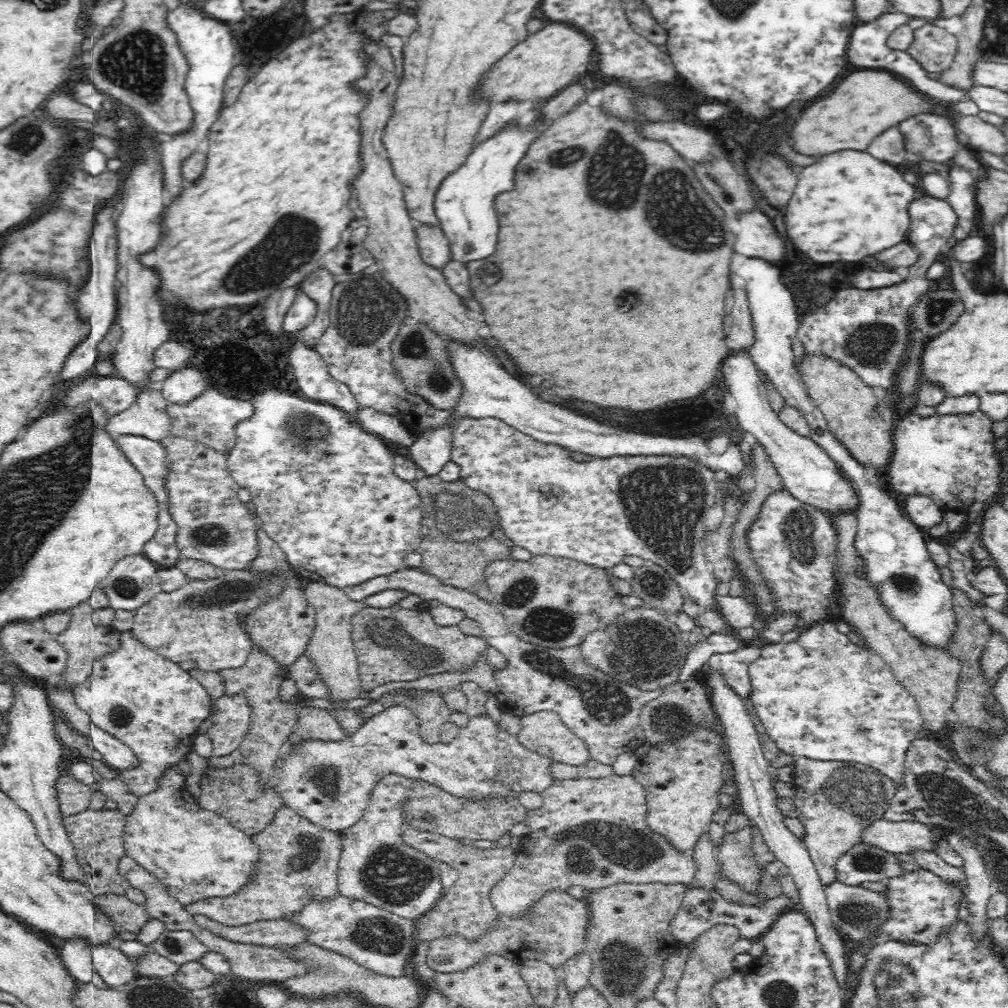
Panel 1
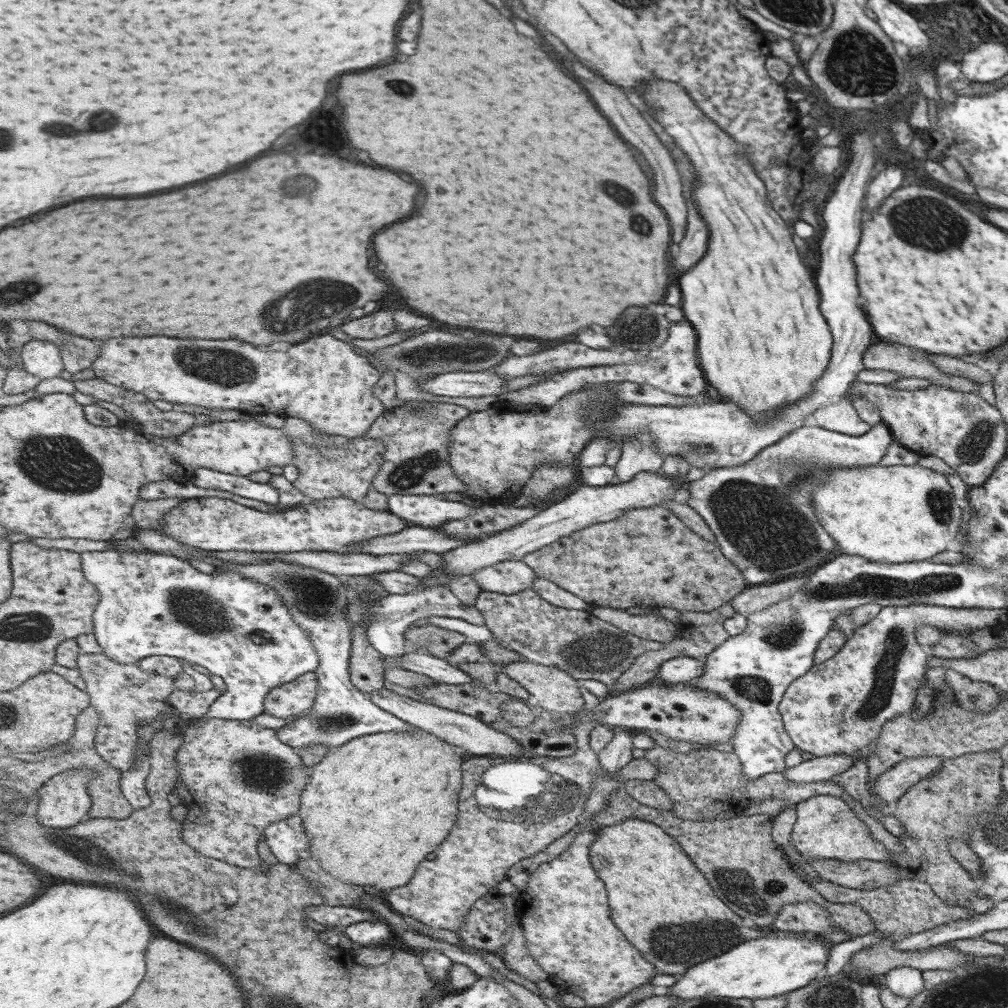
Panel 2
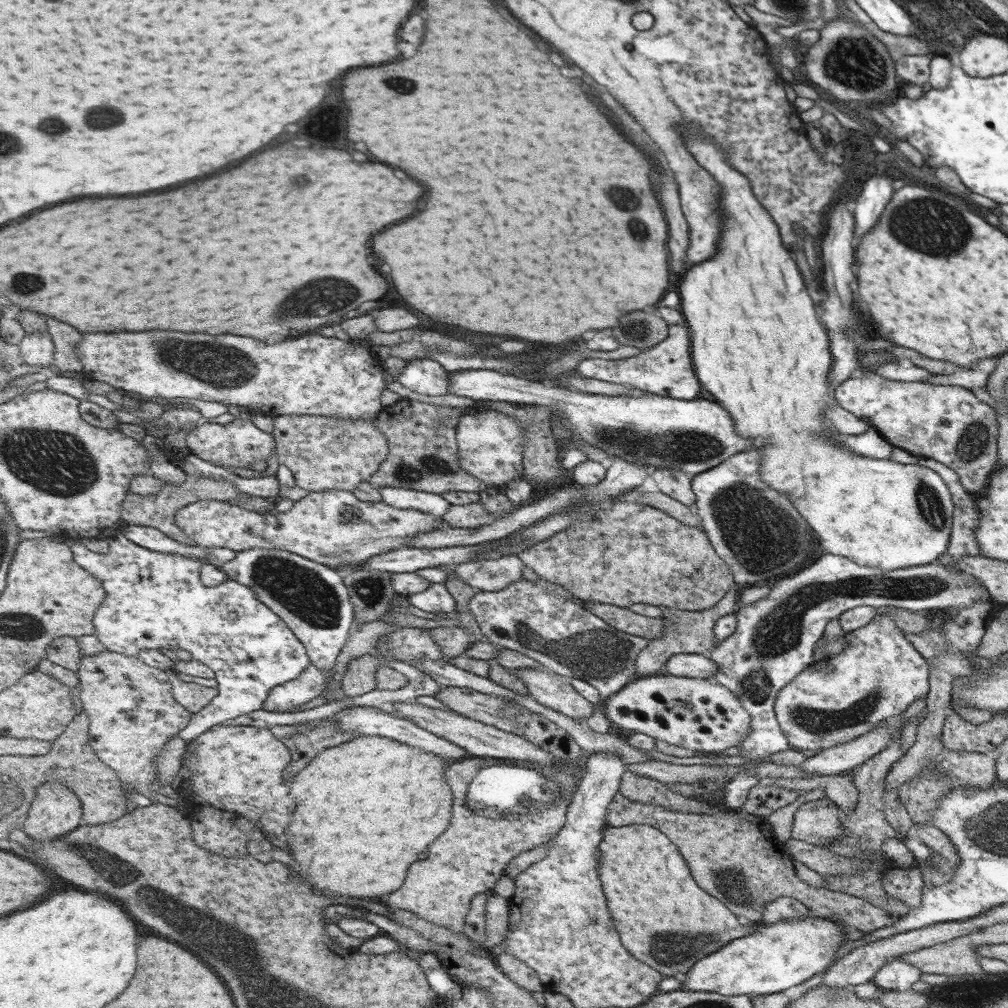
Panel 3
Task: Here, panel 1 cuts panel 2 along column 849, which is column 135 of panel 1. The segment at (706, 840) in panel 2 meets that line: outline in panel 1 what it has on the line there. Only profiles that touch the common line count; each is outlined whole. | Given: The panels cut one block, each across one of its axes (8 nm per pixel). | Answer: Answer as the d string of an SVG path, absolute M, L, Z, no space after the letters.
M102 894L94 897L94 905L107 918L113 918L114 924L121 930L140 933L142 927L150 920L145 906L134 904L131 900L119 894Z

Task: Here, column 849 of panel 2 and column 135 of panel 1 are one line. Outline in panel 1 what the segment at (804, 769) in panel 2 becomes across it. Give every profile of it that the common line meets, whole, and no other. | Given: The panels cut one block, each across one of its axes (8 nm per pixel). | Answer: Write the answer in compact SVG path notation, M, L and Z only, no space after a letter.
M91 722L90 726L90 746L103 756L102 760L108 767L114 768L119 773L137 768L138 758L124 742L118 741L106 730L98 728L94 722Z

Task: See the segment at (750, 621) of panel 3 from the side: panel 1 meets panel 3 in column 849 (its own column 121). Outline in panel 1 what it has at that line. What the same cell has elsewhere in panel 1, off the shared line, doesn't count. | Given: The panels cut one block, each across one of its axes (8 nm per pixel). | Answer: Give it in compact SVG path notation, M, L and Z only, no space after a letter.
M144 554L130 555L114 564L98 588L106 593L114 610L136 611L163 591L158 571Z

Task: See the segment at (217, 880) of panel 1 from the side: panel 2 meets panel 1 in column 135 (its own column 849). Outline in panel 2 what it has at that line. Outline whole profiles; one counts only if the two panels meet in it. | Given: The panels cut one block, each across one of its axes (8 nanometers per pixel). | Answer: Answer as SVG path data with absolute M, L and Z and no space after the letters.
M833 794L817 795L795 804L796 818L789 840L791 847L806 862L811 857L830 858L838 861L877 861L889 860L890 853L875 834L871 834L871 826L854 814L855 808L846 799L837 798Z

